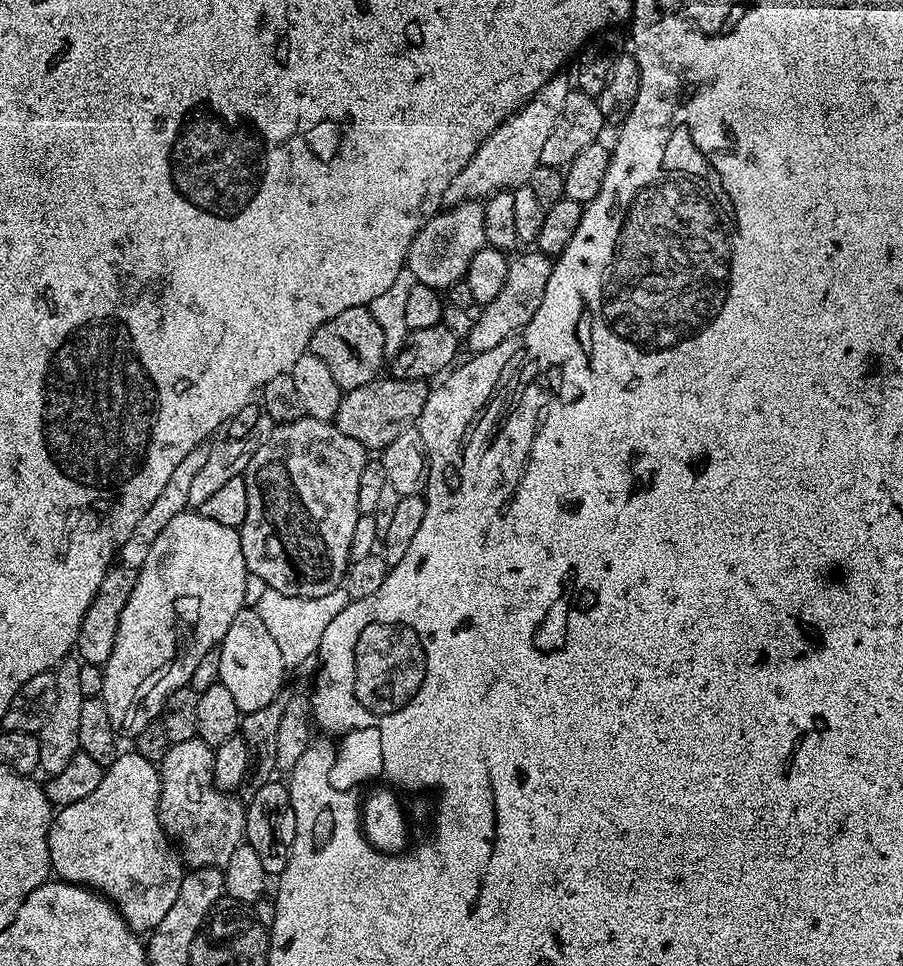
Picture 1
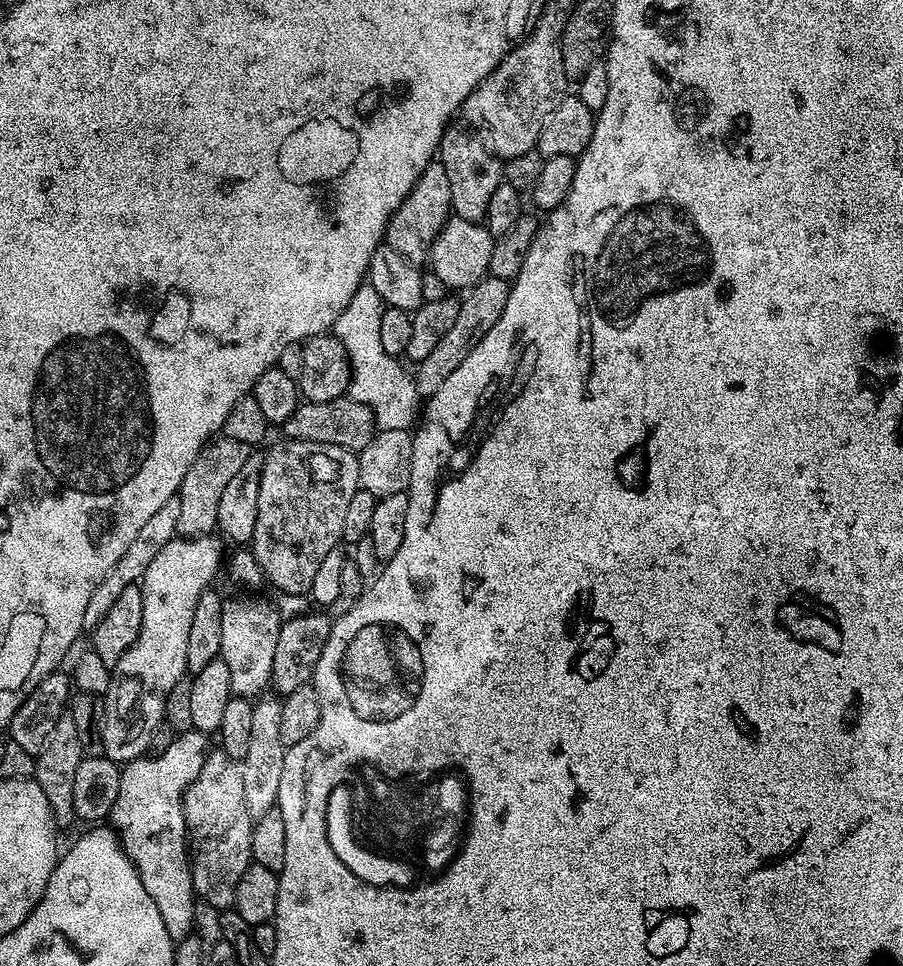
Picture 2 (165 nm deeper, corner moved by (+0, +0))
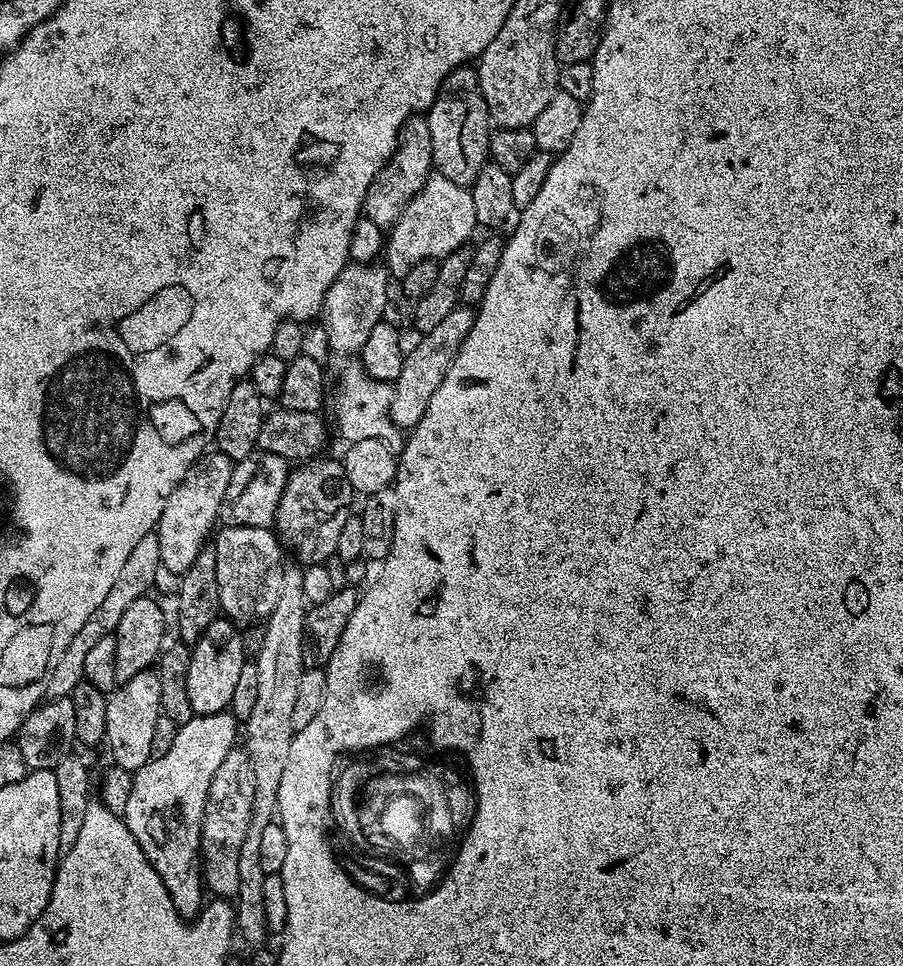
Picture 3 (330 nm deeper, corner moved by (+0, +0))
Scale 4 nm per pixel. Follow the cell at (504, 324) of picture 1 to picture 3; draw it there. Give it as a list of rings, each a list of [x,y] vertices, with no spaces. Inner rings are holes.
[[[457,306],[446,314],[446,319],[434,330],[423,333],[413,348],[409,347],[404,354],[402,374],[391,385],[392,401],[390,402],[389,418],[400,430],[411,430],[418,422],[422,422],[422,414],[426,414],[426,406],[430,406],[430,398],[434,398],[434,390],[442,386],[442,378],[446,378],[446,370],[450,362],[458,354],[462,342],[466,342],[466,334],[474,326],[475,311],[468,306]]]

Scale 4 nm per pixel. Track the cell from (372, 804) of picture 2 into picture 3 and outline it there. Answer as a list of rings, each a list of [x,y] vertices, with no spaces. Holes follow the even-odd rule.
[[[418,722],[418,723],[417,723],[417,724],[412,724],[412,730],[410,730],[410,734],[409,734],[409,735],[408,735],[408,737],[407,737],[407,739],[408,739],[408,741],[407,741],[407,744],[408,744],[408,743],[409,743],[409,744],[408,744],[408,752],[396,752],[396,753],[394,753],[394,754],[393,754],[393,756],[384,756],[384,757],[382,757],[382,758],[381,758],[381,760],[380,760],[380,764],[381,764],[381,766],[382,766],[382,767],[384,767],[384,768],[385,768],[385,770],[386,770],[386,771],[388,771],[388,772],[424,772],[424,773],[422,773],[422,774],[421,774],[421,776],[412,776],[412,777],[410,777],[410,778],[409,778],[409,780],[400,780],[400,781],[398,781],[398,782],[397,782],[397,784],[396,784],[396,785],[394,785],[394,786],[393,786],[393,788],[392,788],[392,796],[393,796],[393,800],[392,800],[392,801],[390,801],[390,802],[389,802],[389,804],[388,804],[388,805],[386,805],[386,806],[385,806],[385,808],[384,808],[384,804],[383,804],[383,800],[384,800],[384,776],[383,776],[383,774],[382,774],[382,773],[380,773],[380,764],[379,764],[379,762],[378,762],[378,761],[376,761],[376,755],[377,755],[377,753],[376,753],[376,752],[375,752],[375,751],[372,751],[372,750],[368,750],[368,751],[364,751],[364,750],[360,750],[360,751],[356,751],[356,750],[352,750],[352,751],[349,751],[349,752],[348,752],[348,753],[347,753],[347,755],[345,755],[345,756],[344,756],[344,757],[343,757],[343,758],[341,758],[341,759],[339,759],[339,760],[337,760],[337,761],[336,761],[336,766],[335,766],[335,768],[333,768],[333,770],[332,770],[332,795],[331,795],[331,797],[330,797],[330,799],[329,799],[329,801],[328,801],[328,811],[329,811],[329,813],[330,813],[330,831],[329,831],[329,832],[328,832],[328,842],[329,842],[329,844],[331,844],[331,845],[332,845],[332,850],[333,850],[333,852],[335,852],[335,854],[336,854],[336,859],[337,859],[337,860],[339,860],[339,861],[341,861],[341,862],[344,862],[344,861],[347,861],[347,864],[346,864],[346,870],[347,870],[347,872],[348,872],[348,873],[349,873],[349,874],[350,874],[350,878],[351,878],[351,879],[352,879],[352,880],[356,880],[356,881],[358,881],[358,883],[359,883],[359,884],[362,884],[362,885],[367,885],[367,889],[368,889],[368,892],[369,892],[369,893],[370,893],[370,894],[374,894],[374,898],[378,898],[378,899],[379,899],[379,900],[382,900],[382,899],[385,899],[385,896],[386,896],[386,894],[387,894],[387,896],[386,896],[386,899],[387,899],[387,900],[388,900],[388,901],[389,901],[389,902],[391,902],[391,903],[392,903],[392,904],[405,904],[405,903],[406,903],[406,902],[418,902],[418,901],[419,901],[419,900],[428,900],[428,896],[432,896],[432,892],[436,892],[436,888],[440,888],[440,884],[441,884],[441,882],[442,882],[442,878],[446,878],[446,877],[448,877],[448,875],[449,875],[449,874],[450,874],[450,870],[451,870],[451,868],[456,868],[456,864],[460,864],[460,852],[464,852],[464,844],[468,844],[468,836],[472,836],[472,828],[476,828],[476,816],[480,816],[480,784],[476,784],[476,768],[472,768],[472,764],[471,764],[471,763],[470,763],[470,762],[469,762],[469,760],[468,760],[468,759],[467,759],[467,758],[465,758],[465,756],[464,756],[464,748],[455,748],[455,750],[454,750],[454,752],[455,752],[455,755],[456,755],[456,757],[455,757],[455,759],[456,759],[456,764],[455,764],[455,762],[454,762],[454,761],[452,761],[452,760],[444,760],[444,756],[446,756],[446,750],[445,750],[445,749],[444,749],[444,747],[442,747],[442,746],[441,746],[441,744],[435,744],[435,742],[434,742],[434,741],[432,741],[432,724],[431,724],[431,722]],[[352,772],[356,772],[356,776],[357,776],[357,778],[358,778],[358,779],[360,779],[360,780],[364,780],[364,779],[366,779],[366,778],[367,778],[367,776],[369,776],[369,780],[368,780],[368,781],[366,781],[366,782],[365,782],[365,784],[364,784],[364,788],[365,788],[365,792],[364,792],[364,796],[365,796],[365,797],[364,797],[364,796],[363,796],[363,794],[362,794],[362,793],[360,793],[360,792],[356,792],[356,793],[354,793],[354,794],[353,794],[353,796],[352,796]],[[351,824],[352,824],[352,832],[353,832],[353,834],[354,834],[354,835],[356,835],[356,836],[360,836],[360,835],[364,835],[364,840],[365,840],[365,842],[366,842],[366,843],[368,843],[368,844],[372,844],[372,868],[373,868],[373,870],[374,870],[374,871],[376,871],[376,872],[384,872],[384,871],[386,871],[386,870],[387,870],[387,868],[389,868],[389,872],[388,872],[388,873],[386,873],[386,874],[385,874],[385,876],[372,876],[372,877],[370,877],[370,878],[369,878],[369,880],[368,880],[368,876],[367,876],[367,874],[366,874],[366,873],[364,873],[364,872],[360,872],[360,864],[364,864],[364,863],[366,863],[366,862],[367,862],[367,860],[368,860],[368,856],[367,856],[367,854],[366,854],[366,853],[364,853],[364,852],[352,852],[352,853],[350,853],[350,854],[349,854],[349,856],[348,856],[348,827],[350,827],[350,826],[351,826]]]

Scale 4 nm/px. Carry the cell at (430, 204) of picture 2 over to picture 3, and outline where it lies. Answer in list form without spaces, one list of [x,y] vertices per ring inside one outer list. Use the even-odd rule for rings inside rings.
[[[417,114],[404,123],[404,129],[400,132],[400,142],[396,145],[394,154],[374,178],[364,199],[363,215],[370,222],[374,222],[374,226],[385,230],[392,229],[398,222],[402,210],[406,210],[408,203],[420,193],[433,172],[430,126],[423,115]]]

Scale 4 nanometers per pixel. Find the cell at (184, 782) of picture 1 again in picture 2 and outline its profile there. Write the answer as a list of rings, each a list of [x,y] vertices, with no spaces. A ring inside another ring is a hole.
[[[219,750],[209,751],[204,759],[198,778],[184,789],[184,821],[188,827],[188,846],[192,865],[192,885],[197,897],[204,900],[215,910],[228,910],[235,905],[238,882],[242,878],[252,859],[252,826],[253,820],[246,810],[246,793],[244,791],[241,761],[227,756]]]

